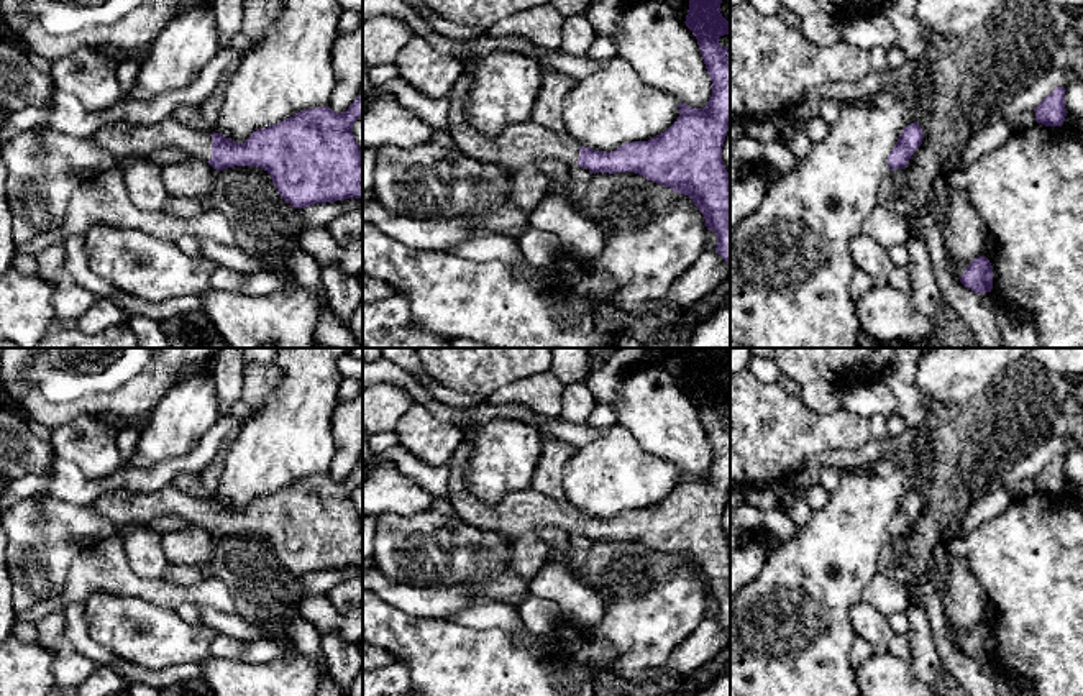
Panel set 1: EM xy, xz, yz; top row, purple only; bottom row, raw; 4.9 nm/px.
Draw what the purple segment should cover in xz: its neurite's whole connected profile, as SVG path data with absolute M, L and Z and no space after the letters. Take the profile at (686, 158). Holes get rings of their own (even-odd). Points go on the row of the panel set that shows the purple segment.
M689 0L686 26L697 39L707 74L712 80L712 97L704 108L692 108L679 102L678 120L661 135L648 141L625 143L612 153L583 146L568 133L556 133L530 120L505 128L500 135L487 136L474 128L466 118L466 100L471 79L464 72L448 94L451 135L456 148L466 156L494 163L504 169L517 169L537 164L542 159L560 159L568 166L583 166L591 172L635 172L648 181L673 189L692 199L706 218L707 230L717 235L715 251L730 263L730 174L722 161L722 146L730 125L730 49L719 38L730 33L730 23L720 13L722 0Z

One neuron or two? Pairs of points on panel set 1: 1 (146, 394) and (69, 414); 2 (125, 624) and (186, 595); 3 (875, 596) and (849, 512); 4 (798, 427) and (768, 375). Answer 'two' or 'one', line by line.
1: one
2: two
3: two
4: two

